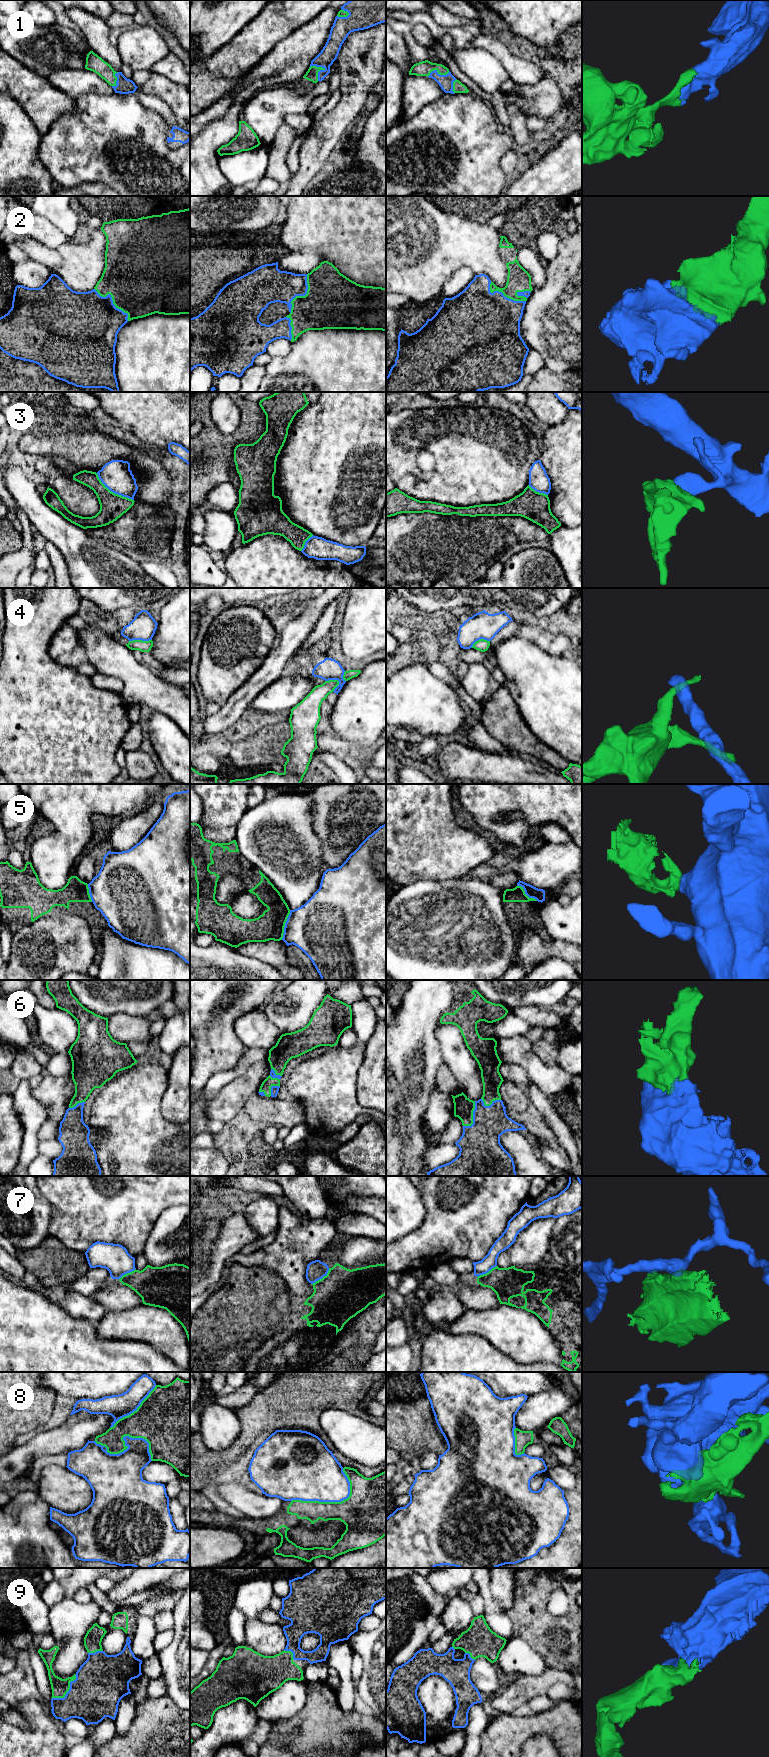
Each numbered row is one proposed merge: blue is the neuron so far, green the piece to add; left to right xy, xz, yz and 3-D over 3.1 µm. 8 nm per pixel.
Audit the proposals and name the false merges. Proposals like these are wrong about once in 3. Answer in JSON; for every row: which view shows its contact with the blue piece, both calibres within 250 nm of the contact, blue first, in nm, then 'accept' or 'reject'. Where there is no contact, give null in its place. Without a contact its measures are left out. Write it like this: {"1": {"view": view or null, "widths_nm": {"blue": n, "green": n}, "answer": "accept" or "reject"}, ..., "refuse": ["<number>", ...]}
{"1": {"view": "xz", "widths_nm": {"blue": 140, "green": 100}, "answer": "accept"}, "2": {"view": "xy", "widths_nm": {"blue": 460, "green": 480}, "answer": "accept"}, "3": {"view": "xy", "widths_nm": {"blue": 240, "green": 200}, "answer": "reject"}, "4": {"view": "xz", "widths_nm": {"blue": 180, "green": 140}, "answer": "reject"}, "5": {"view": "xz", "widths_nm": {"blue": 420, "green": 220}, "answer": "reject"}, "6": {"view": "yz", "widths_nm": {"blue": 320, "green": 160}, "answer": "accept"}, "7": {"view": "xz", "widths_nm": {"blue": 160, "green": 400}, "answer": "reject"}, "8": {"view": "xy", "widths_nm": {"blue": 280, "green": 280}, "answer": "reject"}, "9": {"view": "xy", "widths_nm": {"blue": 400, "green": 140}, "answer": "accept"}, "refuse": ["3", "4", "5", "7", "8"]}

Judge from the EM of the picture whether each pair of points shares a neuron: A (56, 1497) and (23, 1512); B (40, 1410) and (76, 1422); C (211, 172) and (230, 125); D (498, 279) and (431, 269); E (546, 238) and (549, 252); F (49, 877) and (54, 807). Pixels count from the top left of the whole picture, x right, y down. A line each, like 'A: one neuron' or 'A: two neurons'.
A: two neurons
B: two neurons
C: one neuron
D: one neuron
E: one neuron
F: one neuron

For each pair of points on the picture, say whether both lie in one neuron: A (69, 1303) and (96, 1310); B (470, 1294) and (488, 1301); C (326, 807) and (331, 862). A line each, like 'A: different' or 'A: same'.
A: same
B: same
C: same

